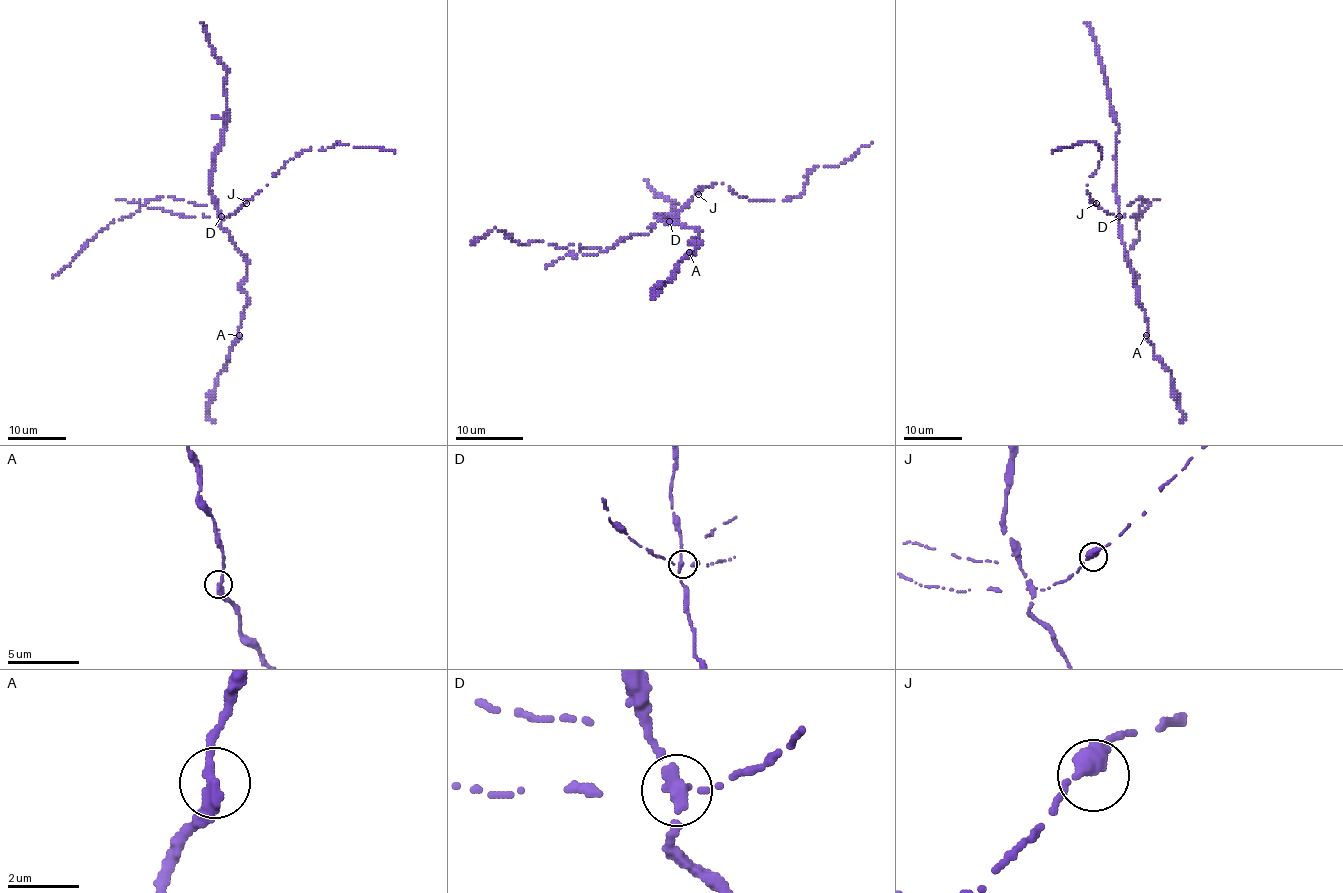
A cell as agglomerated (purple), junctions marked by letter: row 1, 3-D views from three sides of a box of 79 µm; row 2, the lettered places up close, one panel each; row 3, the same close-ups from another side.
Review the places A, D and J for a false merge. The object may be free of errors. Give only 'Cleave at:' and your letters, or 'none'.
Cleave at: D

